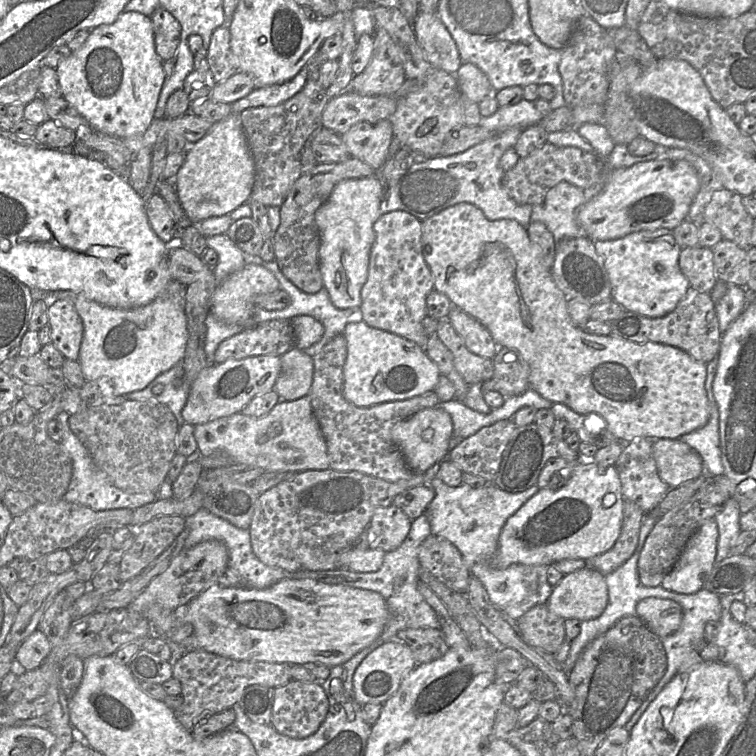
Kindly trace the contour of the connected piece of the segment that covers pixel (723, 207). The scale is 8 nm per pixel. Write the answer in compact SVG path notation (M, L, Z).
M722 188L714 192L704 211L703 222L719 229L724 239L749 250L754 218L746 211L742 196Z

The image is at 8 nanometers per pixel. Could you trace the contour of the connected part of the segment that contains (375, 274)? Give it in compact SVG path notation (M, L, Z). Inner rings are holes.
M405 211L382 212L373 225L373 231L367 279L360 293L362 321L424 348L429 336L421 322L427 316L426 297L434 290L434 283L422 255L421 221Z

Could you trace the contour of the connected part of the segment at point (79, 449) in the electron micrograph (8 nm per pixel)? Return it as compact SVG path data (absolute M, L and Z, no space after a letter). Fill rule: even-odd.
M63 410L56 416L56 420L61 429L60 444L65 448L73 463L71 481L62 498L69 502L89 507L95 511L123 508L135 510L136 508L154 502L157 499L157 494L154 493L129 493L115 486L106 472L95 464L84 444L71 431L68 422L69 417L70 415Z

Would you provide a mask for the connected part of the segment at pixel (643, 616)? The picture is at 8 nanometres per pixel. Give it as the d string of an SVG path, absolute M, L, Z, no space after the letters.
M650 597L637 603L636 616L662 639L678 630L682 623L683 610L671 599Z

